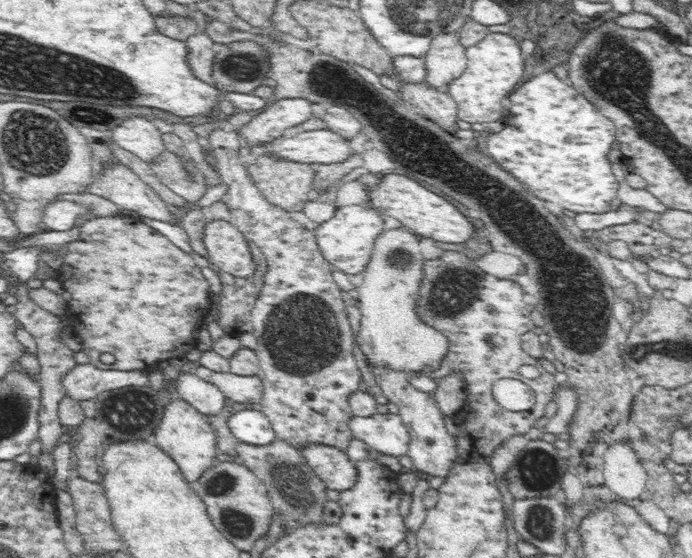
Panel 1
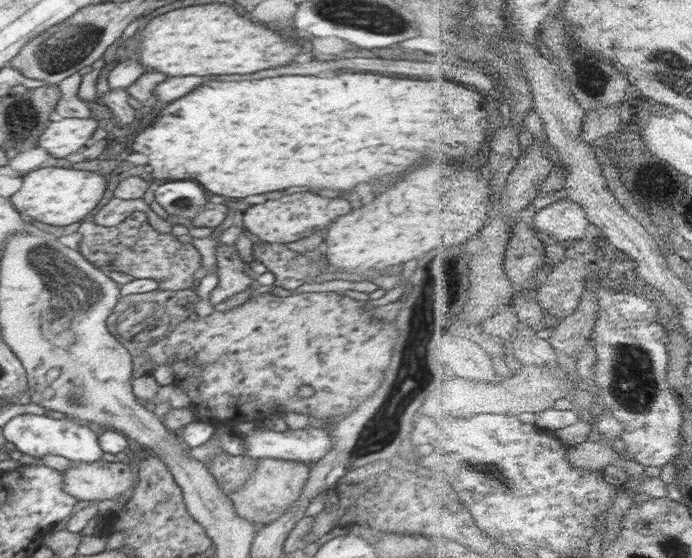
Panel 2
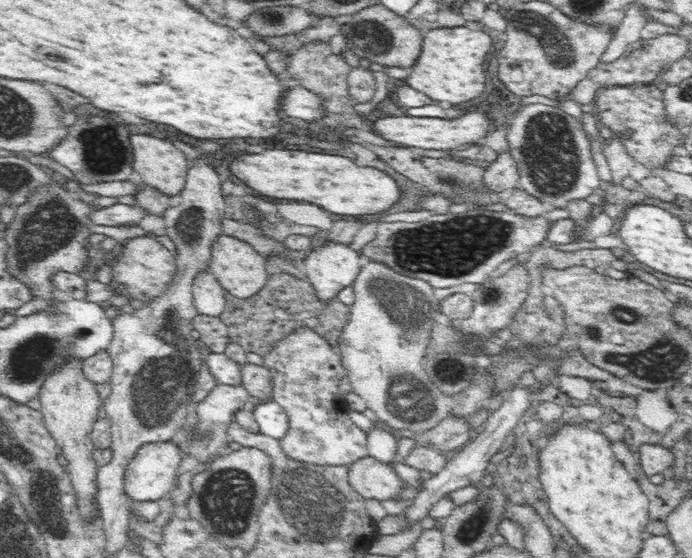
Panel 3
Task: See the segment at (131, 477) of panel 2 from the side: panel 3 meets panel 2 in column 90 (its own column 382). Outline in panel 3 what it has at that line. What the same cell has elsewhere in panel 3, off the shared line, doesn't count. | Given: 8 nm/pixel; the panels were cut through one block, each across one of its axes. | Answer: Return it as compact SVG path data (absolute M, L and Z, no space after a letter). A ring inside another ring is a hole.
M370 456L349 466L348 479L357 496L379 501L396 499L404 486L391 463L379 462Z

